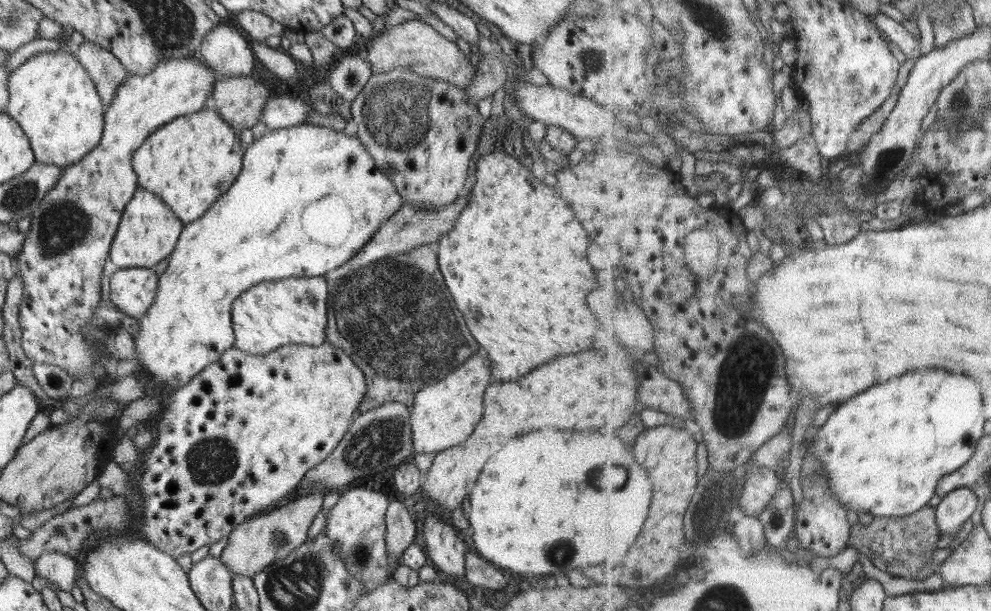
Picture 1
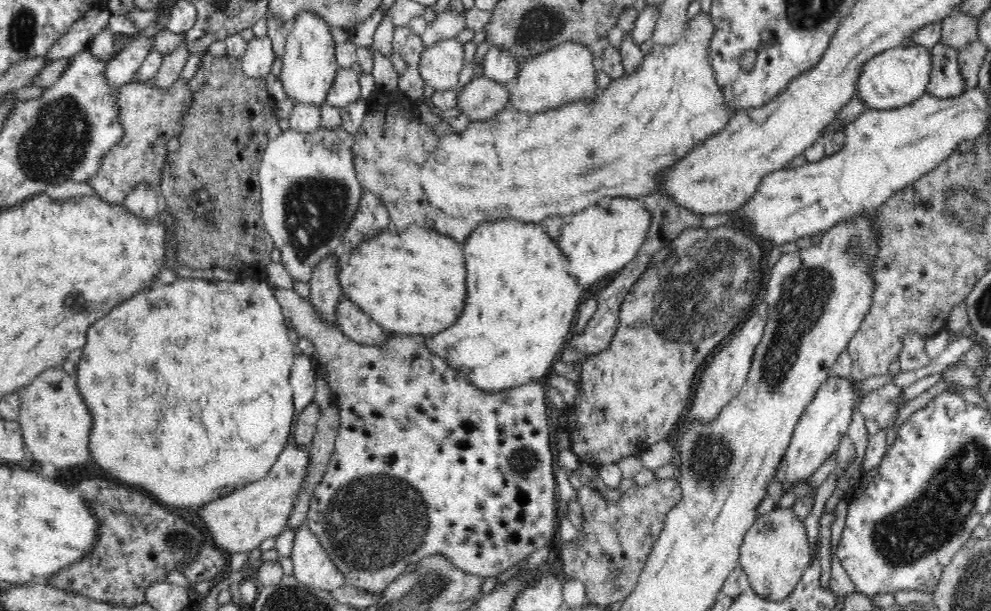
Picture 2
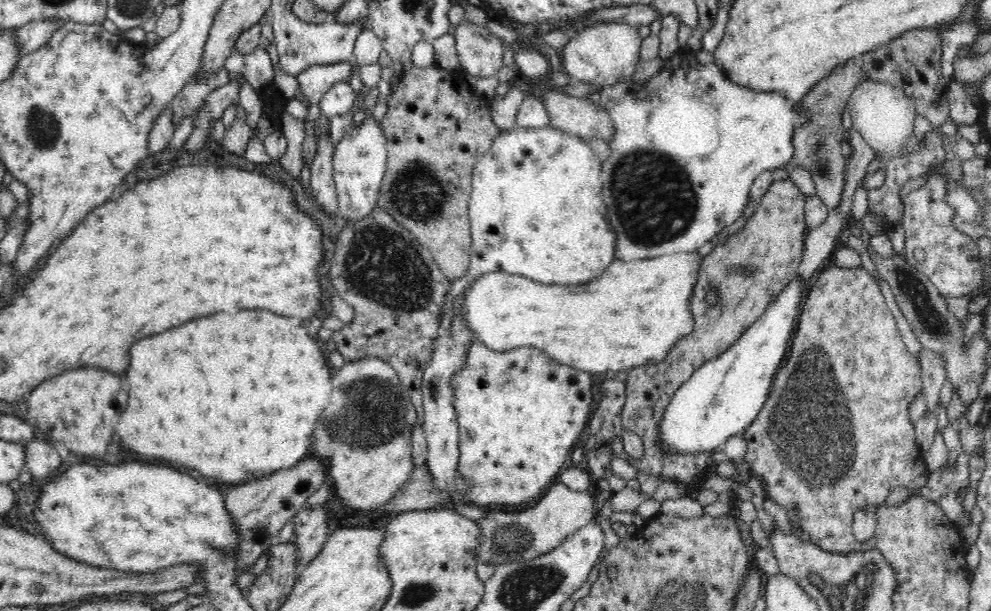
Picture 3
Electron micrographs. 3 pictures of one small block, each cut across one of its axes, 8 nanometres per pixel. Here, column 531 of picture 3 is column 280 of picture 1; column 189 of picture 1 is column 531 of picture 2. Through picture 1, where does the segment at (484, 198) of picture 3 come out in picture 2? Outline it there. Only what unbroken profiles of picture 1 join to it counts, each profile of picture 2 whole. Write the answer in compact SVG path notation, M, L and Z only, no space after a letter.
M511 218L488 220L488 222L478 224L462 245L467 288L463 309L452 326L446 328L444 332L438 332L434 336L426 337L426 342L424 342L426 349L430 353L434 353L436 357L444 359L452 369L459 374L463 374L468 383L472 384L472 387L476 387L476 389L486 394L497 394L504 390L537 382L536 380L540 380L540 377L552 372L554 362L558 358L557 355L560 354L563 345L568 344L568 334L574 332L575 315L577 314L579 304L584 300L583 296L586 294L586 287L580 286L577 280L570 274L569 268L567 268L568 261L565 260L556 241L546 234L544 227L540 223L526 224Z

